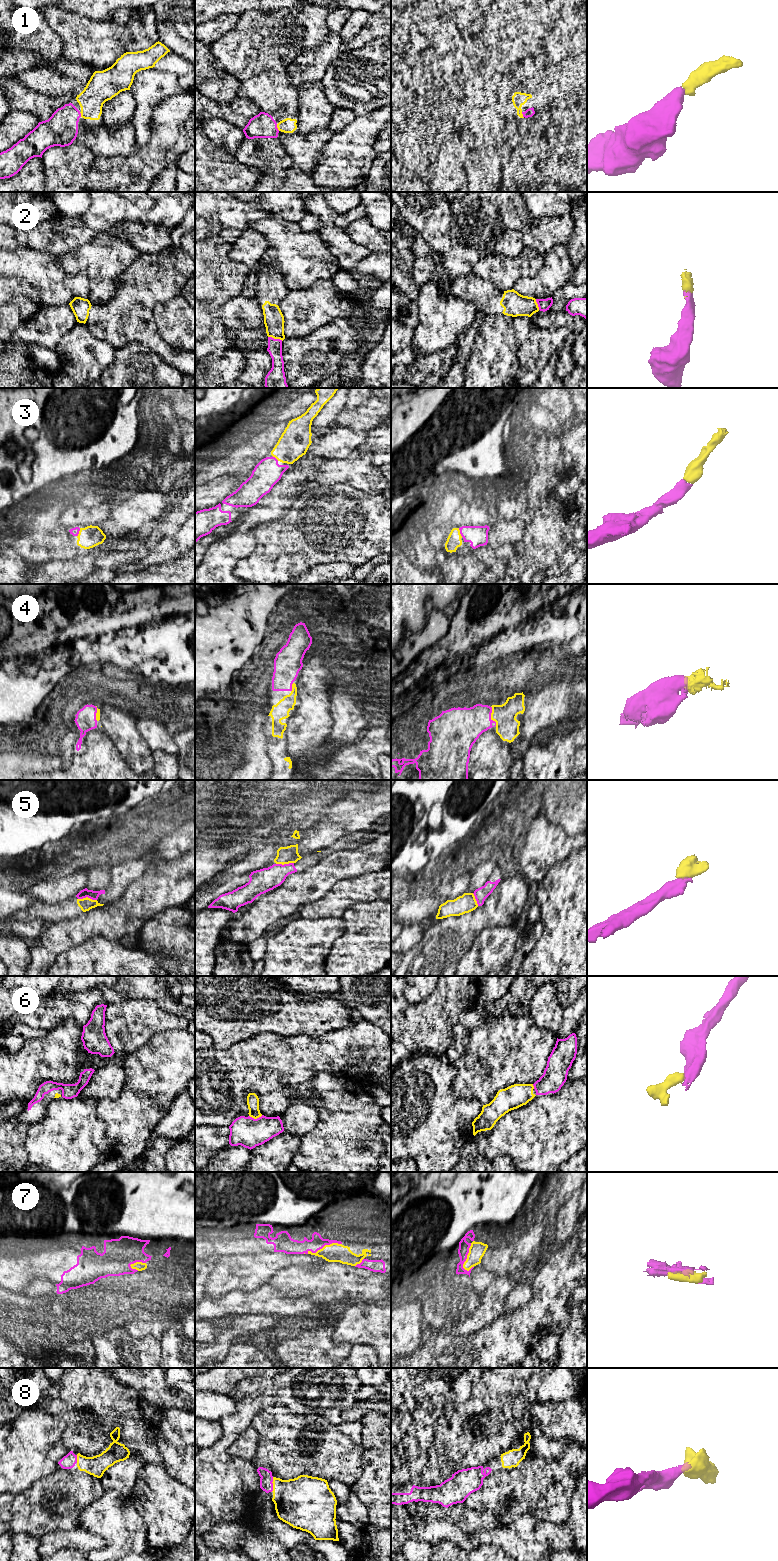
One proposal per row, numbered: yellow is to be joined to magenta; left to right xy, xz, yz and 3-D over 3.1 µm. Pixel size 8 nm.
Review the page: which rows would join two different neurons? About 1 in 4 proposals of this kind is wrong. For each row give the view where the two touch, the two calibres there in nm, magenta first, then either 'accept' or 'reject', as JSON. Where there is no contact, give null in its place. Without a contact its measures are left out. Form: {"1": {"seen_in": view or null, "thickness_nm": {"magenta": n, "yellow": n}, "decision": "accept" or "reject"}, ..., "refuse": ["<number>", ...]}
{"1": {"seen_in": "xz", "thickness_nm": {"magenta": 200, "yellow": 120}, "decision": "accept"}, "2": {"seen_in": "xz", "thickness_nm": {"magenta": 110, "yellow": 160}, "decision": "accept"}, "3": {"seen_in": "yz", "thickness_nm": {"magenta": 160, "yellow": 120}, "decision": "accept"}, "4": {"seen_in": "yz", "thickness_nm": {"magenta": 320, "yellow": 190}, "decision": "accept"}, "5": {"seen_in": "xy", "thickness_nm": {"magenta": 70, "yellow": 100}, "decision": "reject"}, "6": {"seen_in": "xz", "thickness_nm": {"magenta": 240, "yellow": 100}, "decision": "accept"}, "7": {"seen_in": "xz", "thickness_nm": {"magenta": 110, "yellow": 150}, "decision": "accept"}, "8": {"seen_in": "xz", "thickness_nm": {"magenta": 100, "yellow": 380}, "decision": "accept"}, "refuse": ["5"]}

